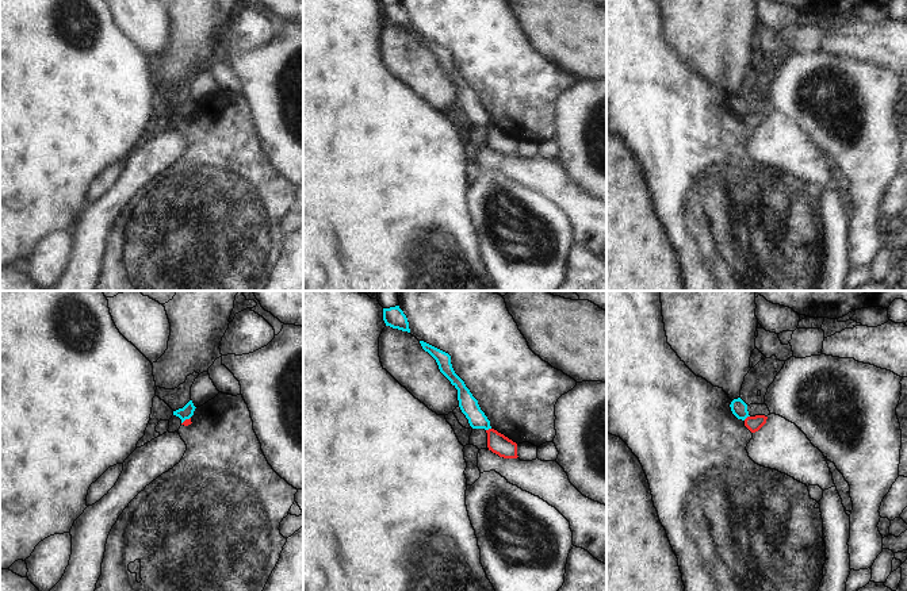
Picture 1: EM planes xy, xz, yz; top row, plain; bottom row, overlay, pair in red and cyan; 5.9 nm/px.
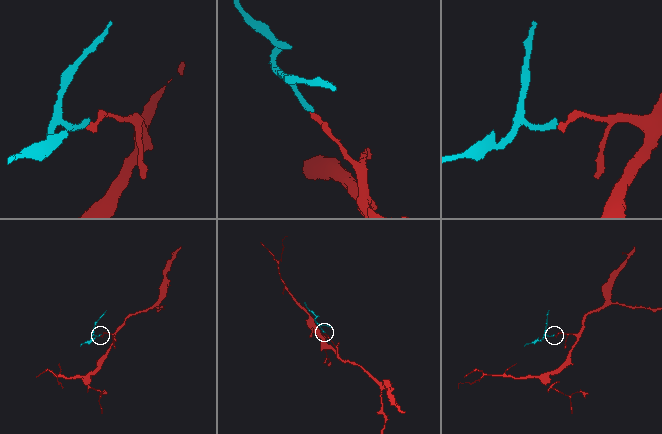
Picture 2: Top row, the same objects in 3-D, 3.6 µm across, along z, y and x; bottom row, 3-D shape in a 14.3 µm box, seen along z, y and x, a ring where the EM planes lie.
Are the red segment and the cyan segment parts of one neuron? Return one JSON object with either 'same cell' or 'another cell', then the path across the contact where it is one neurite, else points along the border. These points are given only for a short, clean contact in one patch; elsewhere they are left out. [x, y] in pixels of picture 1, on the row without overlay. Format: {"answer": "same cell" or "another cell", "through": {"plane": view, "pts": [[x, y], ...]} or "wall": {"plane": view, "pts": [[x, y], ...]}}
{"answer": "another cell", "wall": {"plane": "yz", "pts": [[749, 112], [743, 116]]}}

